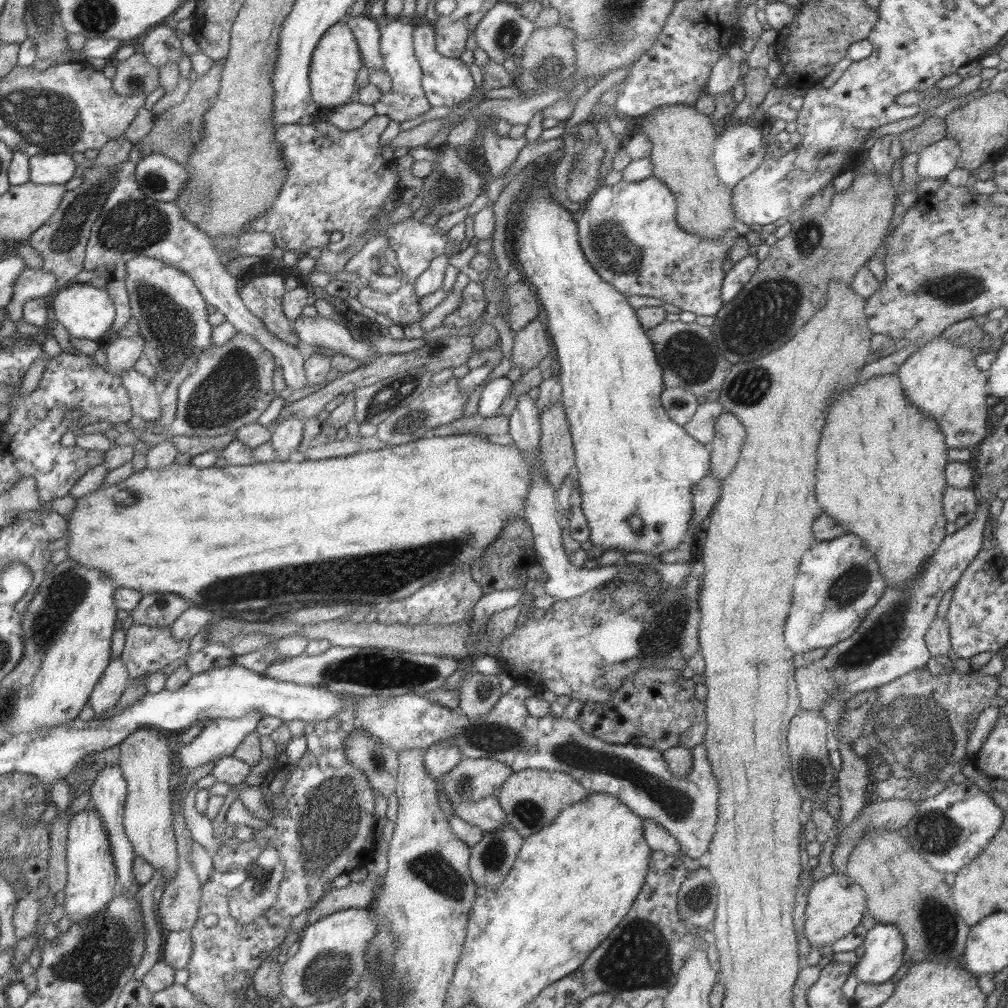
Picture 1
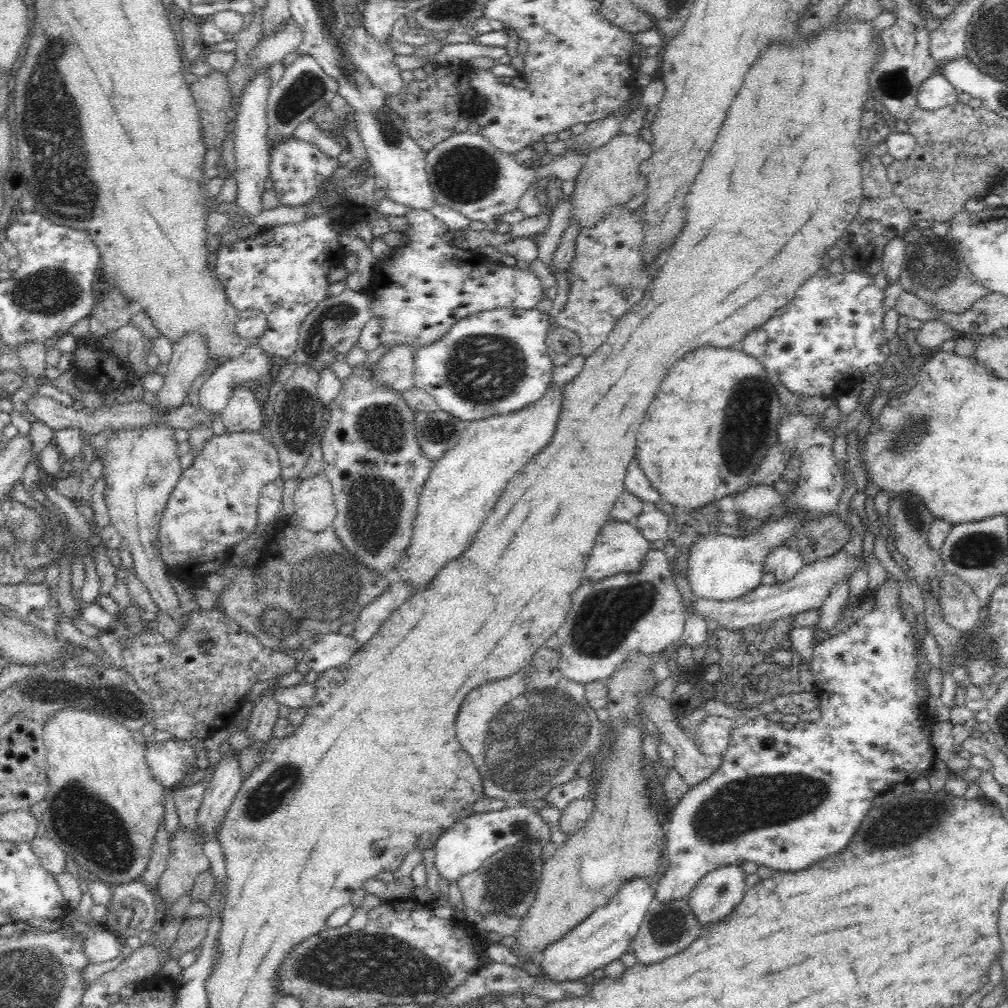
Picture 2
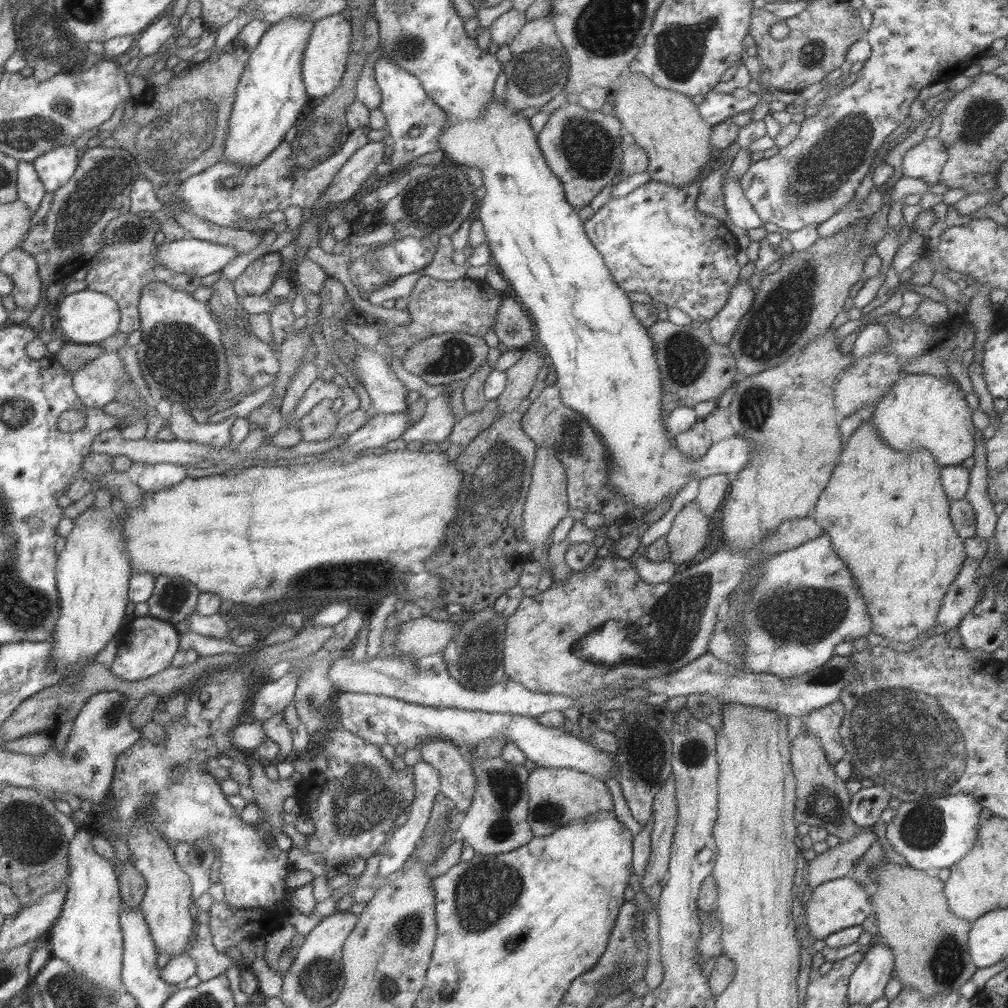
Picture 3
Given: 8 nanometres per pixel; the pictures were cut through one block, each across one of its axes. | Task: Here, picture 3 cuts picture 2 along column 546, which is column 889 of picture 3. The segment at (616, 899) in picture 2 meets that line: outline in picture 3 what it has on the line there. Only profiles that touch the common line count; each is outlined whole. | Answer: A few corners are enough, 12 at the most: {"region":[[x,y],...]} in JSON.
{"region":[[871,942],[847,985],[848,1002],[869,1005],[884,996],[894,956]]}

